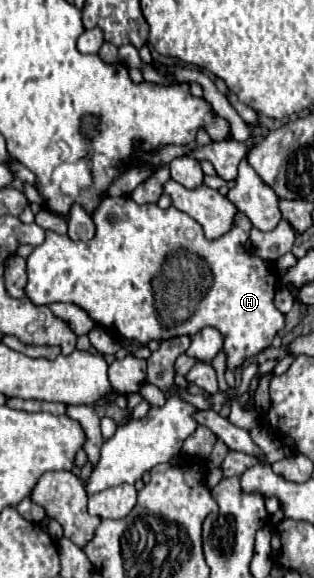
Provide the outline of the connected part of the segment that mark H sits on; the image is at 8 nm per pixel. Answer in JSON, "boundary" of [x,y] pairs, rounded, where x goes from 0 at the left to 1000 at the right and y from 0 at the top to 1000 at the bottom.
{"boundary":[[[379,339],[379,343],[334,343],[315,360],[296,367],[296,384],[303,384],[303,408],[283,415],[283,419],[232,419],[220,408],[194,408],[194,405],[175,405],[175,401],[150,401],[150,412],[131,426],[118,426],[105,433],[105,439],[86,446],[86,495],[80,495],[80,505],[92,512],[92,519],[105,526],[169,526],[169,522],[226,522],[226,526],[245,526],[252,533],[264,533],[315,564],[328,564],[341,574],[354,571],[360,578],[373,578],[385,588],[398,588],[404,595],[417,599],[462,599],[475,588],[532,588],[532,585],[551,585],[551,581],[576,581],[576,578],[596,578],[596,581],[615,581],[627,571],[653,567],[653,564],[678,564],[691,567],[704,578],[710,578],[710,602],[723,609],[723,633],[742,640],[755,633],[768,633],[780,623],[818,616],[825,609],[838,609],[844,602],[863,599],[869,585],[882,581],[882,574],[908,564],[908,547],[869,529],[869,505],[876,505],[876,495],[882,495],[882,467],[876,467],[876,478],[850,467],[850,471],[831,471],[831,457],[812,453],[793,439],[793,433],[774,429],[787,408],[793,408],[793,398],[799,398],[799,384],[787,381],[780,370],[755,370],[755,391],[742,398],[729,398],[717,408],[691,412],[691,415],[659,415],[646,408],[646,394],[634,394],[634,388],[596,374],[589,367],[564,363],[564,360],[532,360],[532,363],[513,363],[500,353],[430,353],[411,339]]]}

